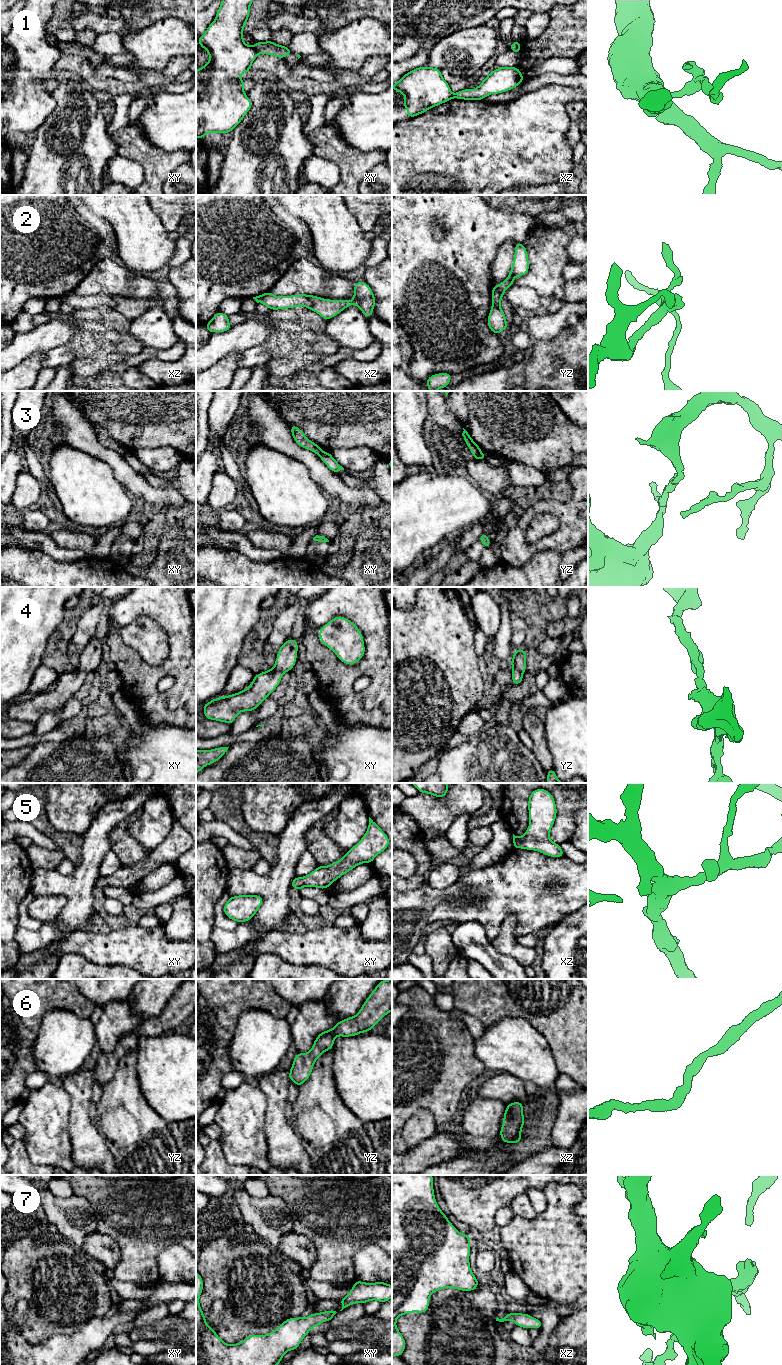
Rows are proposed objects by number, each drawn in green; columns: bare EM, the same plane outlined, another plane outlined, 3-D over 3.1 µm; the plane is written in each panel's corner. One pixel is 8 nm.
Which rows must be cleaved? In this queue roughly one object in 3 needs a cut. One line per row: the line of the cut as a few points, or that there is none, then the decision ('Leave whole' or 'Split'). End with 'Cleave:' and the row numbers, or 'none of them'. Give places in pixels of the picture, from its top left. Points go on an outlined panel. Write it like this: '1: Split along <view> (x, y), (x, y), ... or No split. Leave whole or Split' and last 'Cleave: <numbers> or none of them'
1: Split along xy (253, 46), (258, 53). Split
2: Split along yz (492, 304), (499, 306). Split
3: Split along yz (481, 452), (474, 456). Split
4: No split. Leave whole
5: No split. Leave whole
6: No split. Leave whole
7: No split. Leave whole
Cleave: 1, 2, 3

